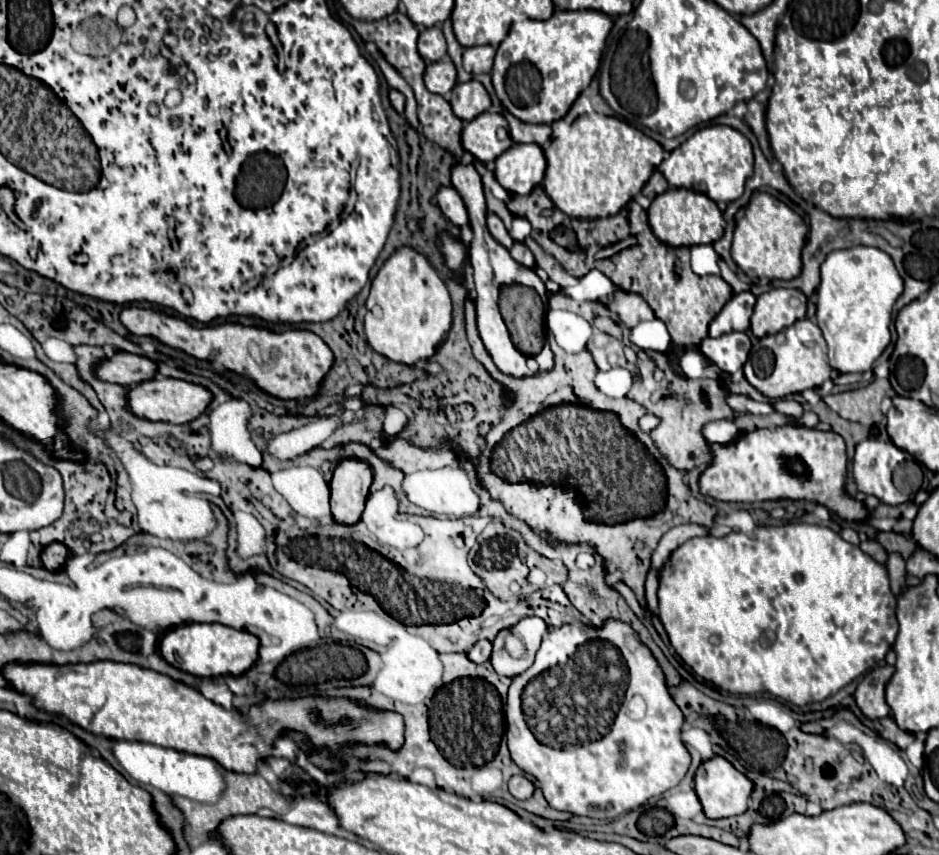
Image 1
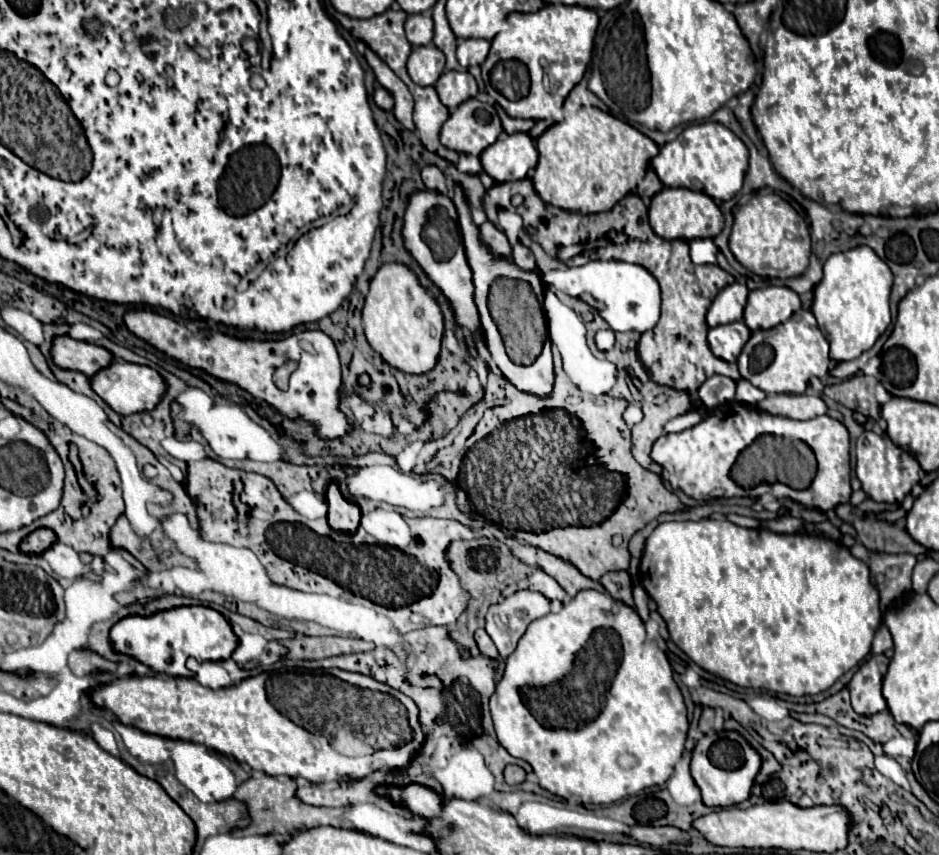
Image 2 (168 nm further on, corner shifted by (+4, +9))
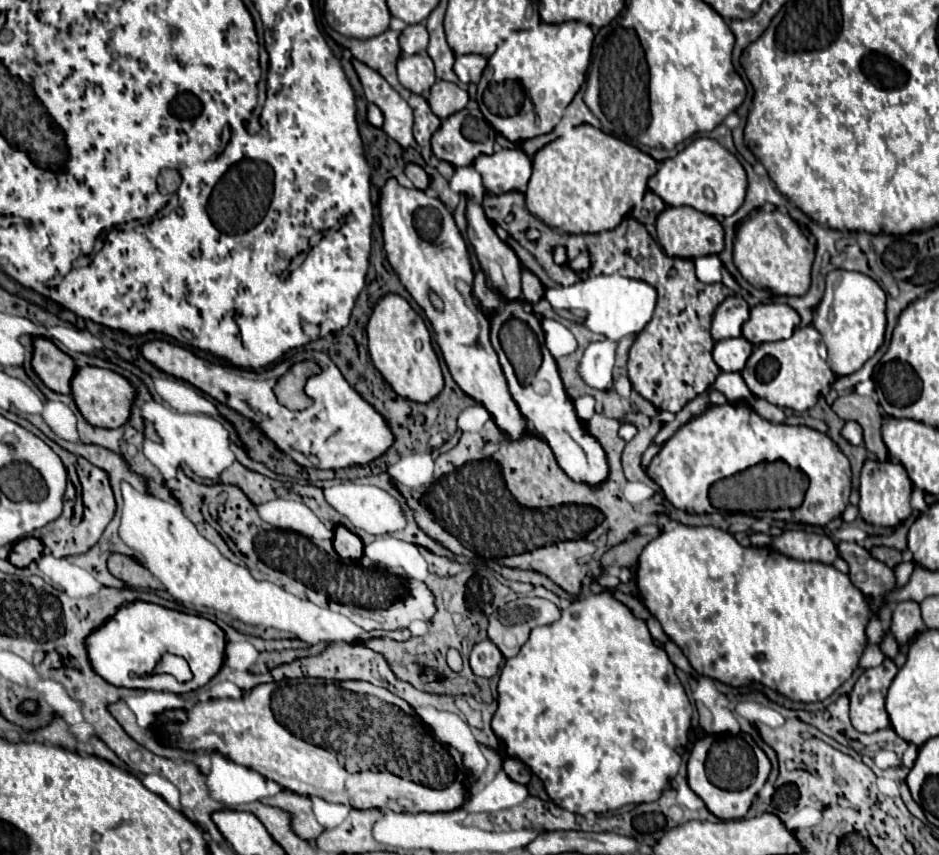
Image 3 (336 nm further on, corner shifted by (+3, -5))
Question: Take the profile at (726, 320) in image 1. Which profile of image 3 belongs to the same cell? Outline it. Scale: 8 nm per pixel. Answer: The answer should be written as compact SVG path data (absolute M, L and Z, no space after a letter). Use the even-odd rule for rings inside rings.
M729 296L725 298L713 316L711 336L713 340L725 340L725 338L739 338L741 326L749 318L749 306L741 296Z

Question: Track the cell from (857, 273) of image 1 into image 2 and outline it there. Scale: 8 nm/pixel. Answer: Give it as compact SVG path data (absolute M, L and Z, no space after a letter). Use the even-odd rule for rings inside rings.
M860 246L848 252L832 254L824 264L824 278L814 288L812 314L818 320L818 328L830 342L830 358L836 362L854 360L862 352L870 350L874 342L884 334L890 324L888 296L892 288L892 272L876 252L868 246Z

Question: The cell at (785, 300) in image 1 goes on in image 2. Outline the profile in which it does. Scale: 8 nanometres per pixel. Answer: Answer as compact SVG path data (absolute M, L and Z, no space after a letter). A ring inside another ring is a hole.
M786 286L758 288L748 294L744 322L750 330L766 330L786 322L800 310L800 298Z

